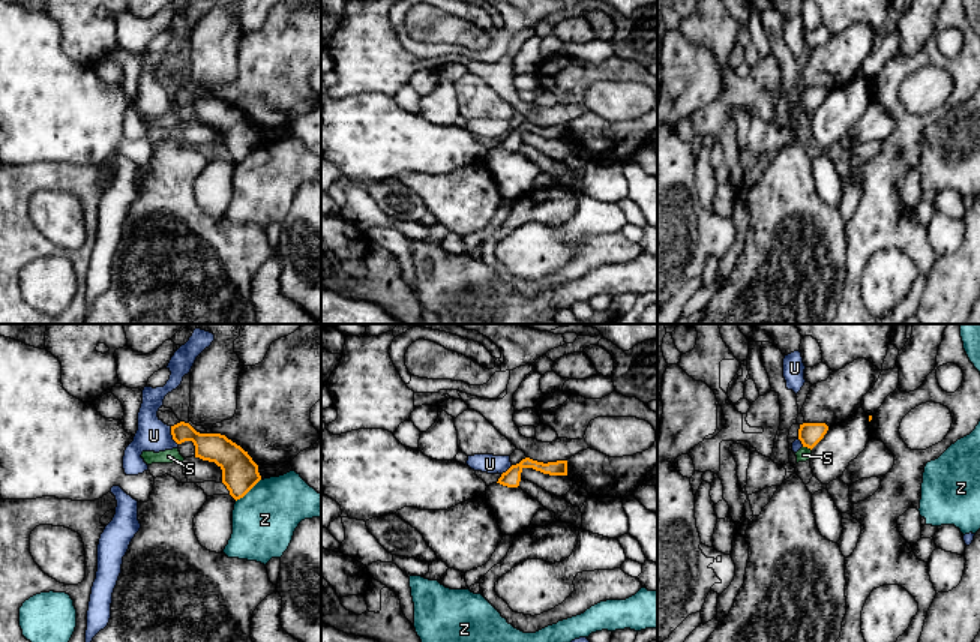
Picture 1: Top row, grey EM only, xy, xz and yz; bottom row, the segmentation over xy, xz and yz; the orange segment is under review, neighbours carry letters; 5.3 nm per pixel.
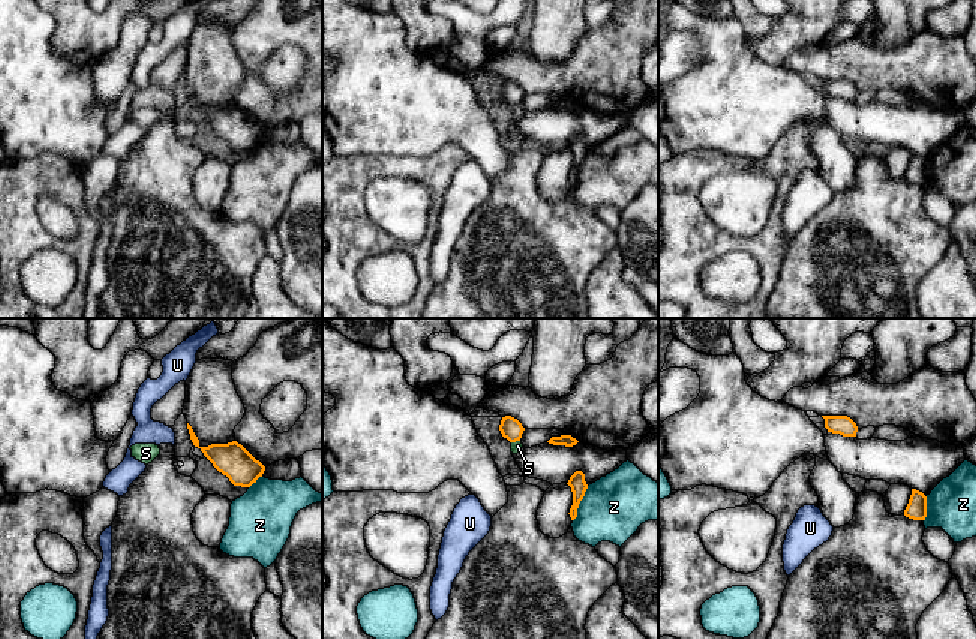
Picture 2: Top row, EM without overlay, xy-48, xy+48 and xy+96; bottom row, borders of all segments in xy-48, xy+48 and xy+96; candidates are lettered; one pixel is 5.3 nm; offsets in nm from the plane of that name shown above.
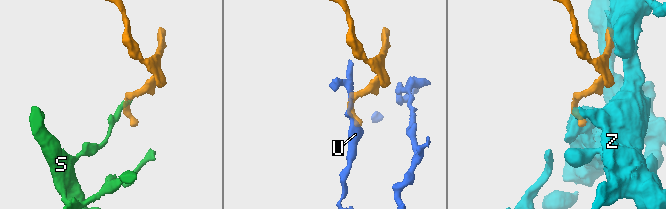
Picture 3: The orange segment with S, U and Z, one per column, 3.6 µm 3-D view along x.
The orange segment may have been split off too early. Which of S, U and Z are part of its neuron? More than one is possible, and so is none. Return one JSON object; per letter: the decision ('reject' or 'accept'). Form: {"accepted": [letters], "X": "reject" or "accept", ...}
{"accepted": [], "S": "reject", "U": "reject", "Z": "reject"}

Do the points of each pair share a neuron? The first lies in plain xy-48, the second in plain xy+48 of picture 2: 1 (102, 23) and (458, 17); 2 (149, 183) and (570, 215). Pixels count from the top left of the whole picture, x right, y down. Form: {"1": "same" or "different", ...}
{"1": "different", "2": "same"}

